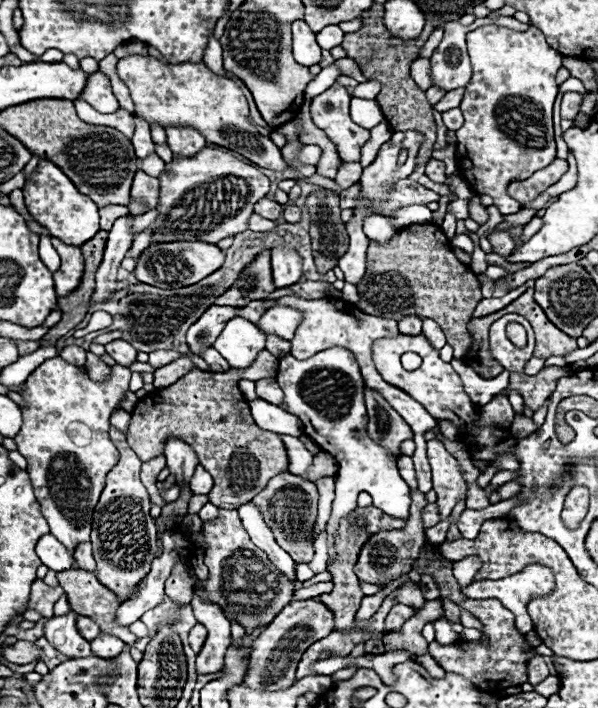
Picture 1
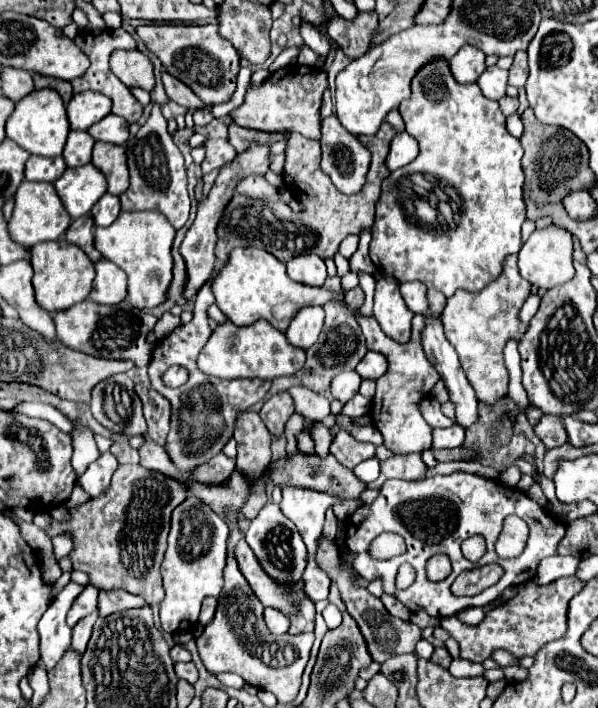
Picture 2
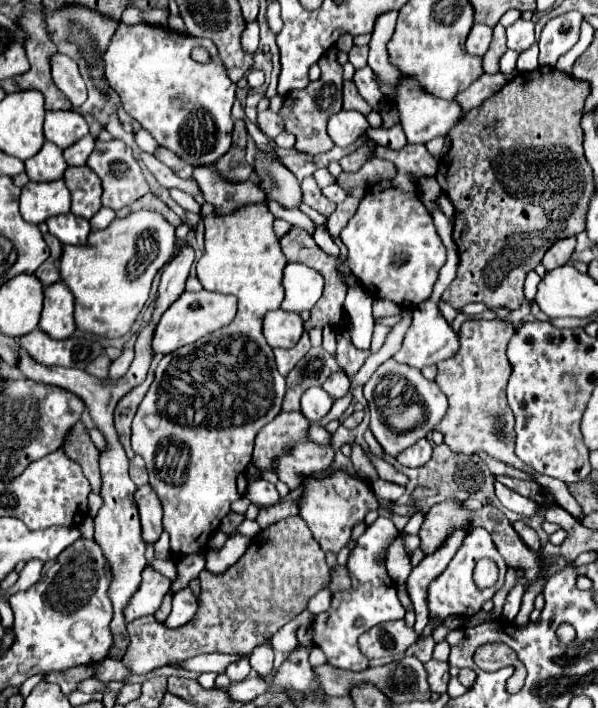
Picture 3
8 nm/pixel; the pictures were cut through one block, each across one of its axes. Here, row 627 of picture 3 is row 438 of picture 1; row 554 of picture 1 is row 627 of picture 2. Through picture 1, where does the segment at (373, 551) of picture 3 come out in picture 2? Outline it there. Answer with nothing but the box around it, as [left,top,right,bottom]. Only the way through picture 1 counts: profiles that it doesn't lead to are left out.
[322,604,342,628]

